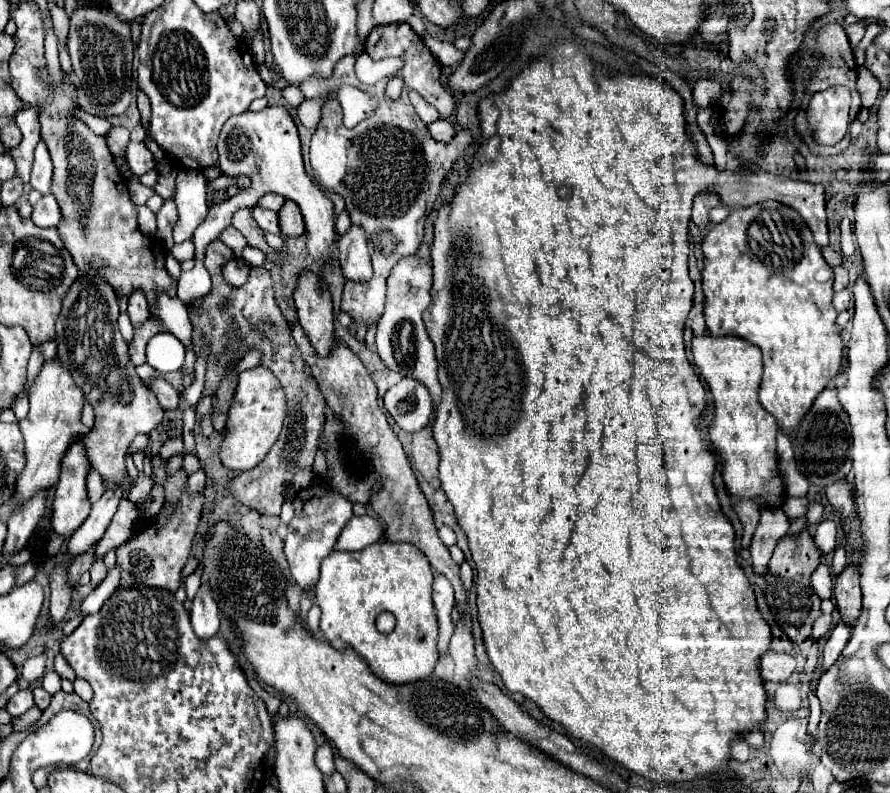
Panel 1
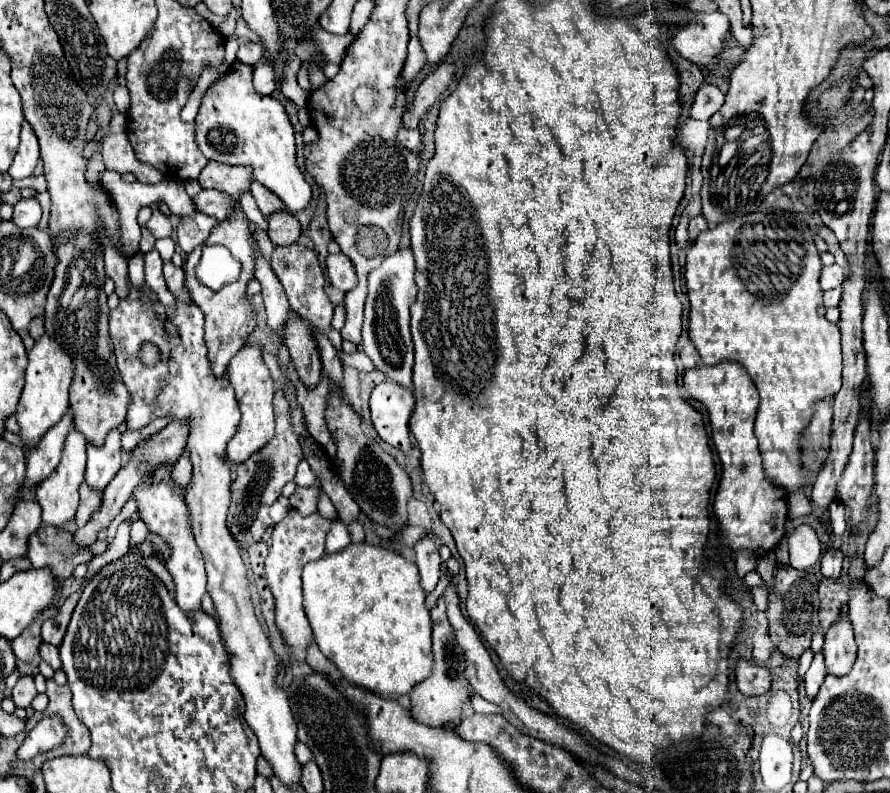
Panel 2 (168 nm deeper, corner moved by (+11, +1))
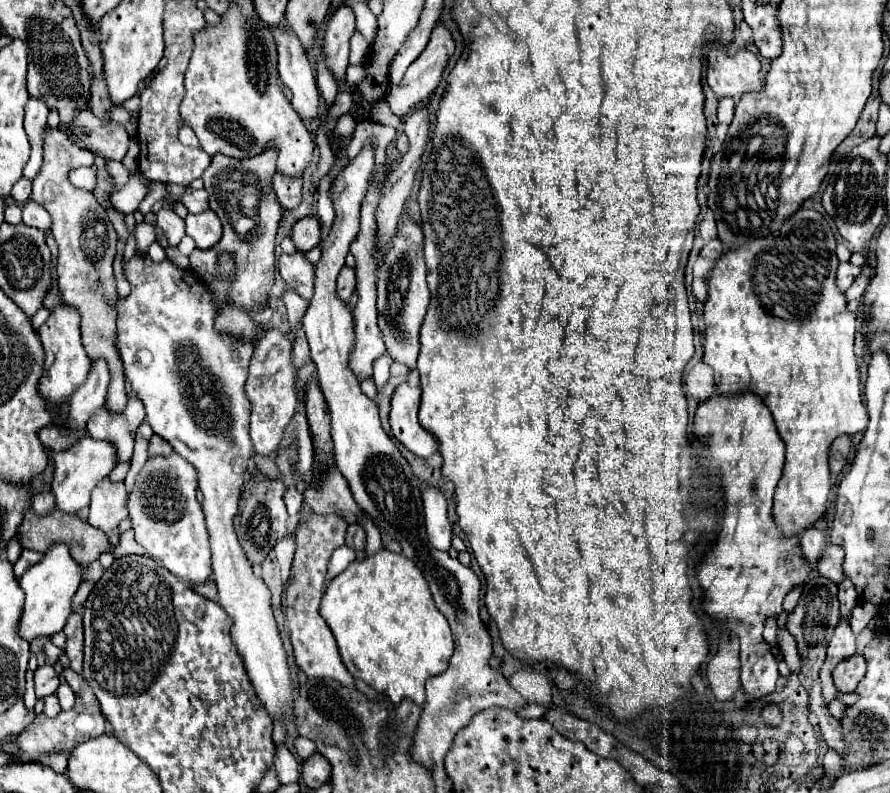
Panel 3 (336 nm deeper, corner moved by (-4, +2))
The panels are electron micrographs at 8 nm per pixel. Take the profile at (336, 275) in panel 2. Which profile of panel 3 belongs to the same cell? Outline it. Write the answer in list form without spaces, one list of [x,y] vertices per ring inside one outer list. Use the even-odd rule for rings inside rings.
[[[342,268],[340,274],[338,274],[338,298],[348,304],[352,292],[356,290],[356,274],[352,268]]]

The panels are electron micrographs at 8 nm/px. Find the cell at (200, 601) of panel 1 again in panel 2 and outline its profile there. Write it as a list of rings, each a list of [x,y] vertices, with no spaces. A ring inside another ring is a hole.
[[[159,483],[159,485],[147,485],[147,487],[137,487],[135,489],[135,499],[137,507],[141,511],[141,519],[147,523],[151,533],[161,535],[169,545],[171,545],[171,557],[165,563],[167,571],[173,575],[175,587],[177,587],[177,605],[187,613],[197,613],[201,611],[201,599],[207,593],[207,575],[205,575],[205,565],[199,547],[195,545],[193,535],[189,533],[189,517],[187,517],[187,507],[181,497],[177,497],[171,491],[169,483]]]

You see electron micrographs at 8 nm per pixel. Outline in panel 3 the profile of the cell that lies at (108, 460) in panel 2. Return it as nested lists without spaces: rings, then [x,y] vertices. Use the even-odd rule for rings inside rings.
[[[138,396],[128,398],[122,412],[112,412],[106,406],[98,408],[88,420],[88,434],[96,440],[112,440],[118,448],[118,460],[126,462],[132,458],[136,428],[144,422],[144,404]]]

